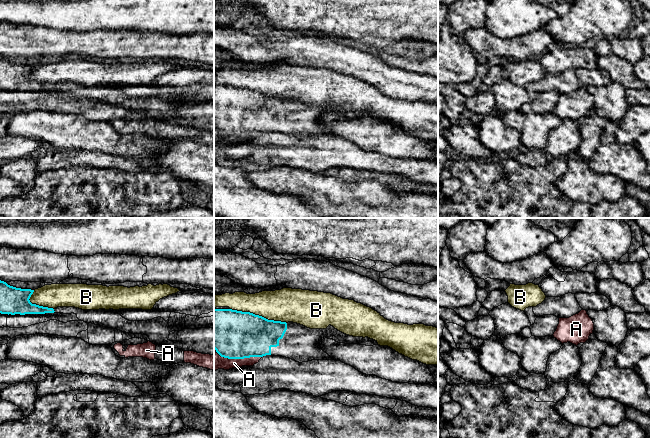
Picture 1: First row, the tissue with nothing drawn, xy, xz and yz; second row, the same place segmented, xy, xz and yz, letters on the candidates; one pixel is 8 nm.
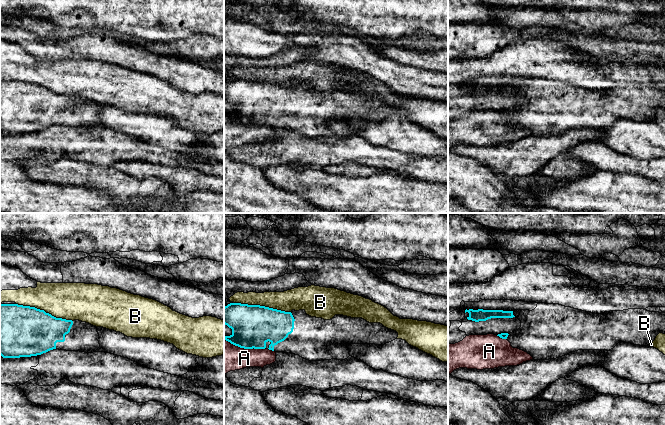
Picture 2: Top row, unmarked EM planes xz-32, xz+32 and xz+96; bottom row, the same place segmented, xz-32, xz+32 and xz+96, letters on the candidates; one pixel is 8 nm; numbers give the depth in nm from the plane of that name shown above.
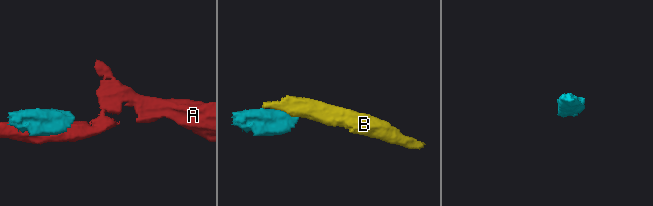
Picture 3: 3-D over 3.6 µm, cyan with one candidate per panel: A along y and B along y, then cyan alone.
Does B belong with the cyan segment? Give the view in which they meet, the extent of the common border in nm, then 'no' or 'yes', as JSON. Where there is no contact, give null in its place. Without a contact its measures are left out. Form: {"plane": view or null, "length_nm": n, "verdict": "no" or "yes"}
{"plane": "xz", "length_nm": 480, "verdict": "no"}

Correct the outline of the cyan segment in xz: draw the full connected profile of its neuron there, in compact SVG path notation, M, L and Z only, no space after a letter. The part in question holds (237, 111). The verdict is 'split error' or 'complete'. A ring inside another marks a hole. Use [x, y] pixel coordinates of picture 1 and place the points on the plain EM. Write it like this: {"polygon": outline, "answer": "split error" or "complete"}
{"polygon": "M214 85L214 125L224 134L272 131L299 139L334 136L319 122L325 114L345 120L378 121L373 115L349 112L331 101L326 105L310 105L293 98L268 96L250 88Z", "answer": "split error"}

